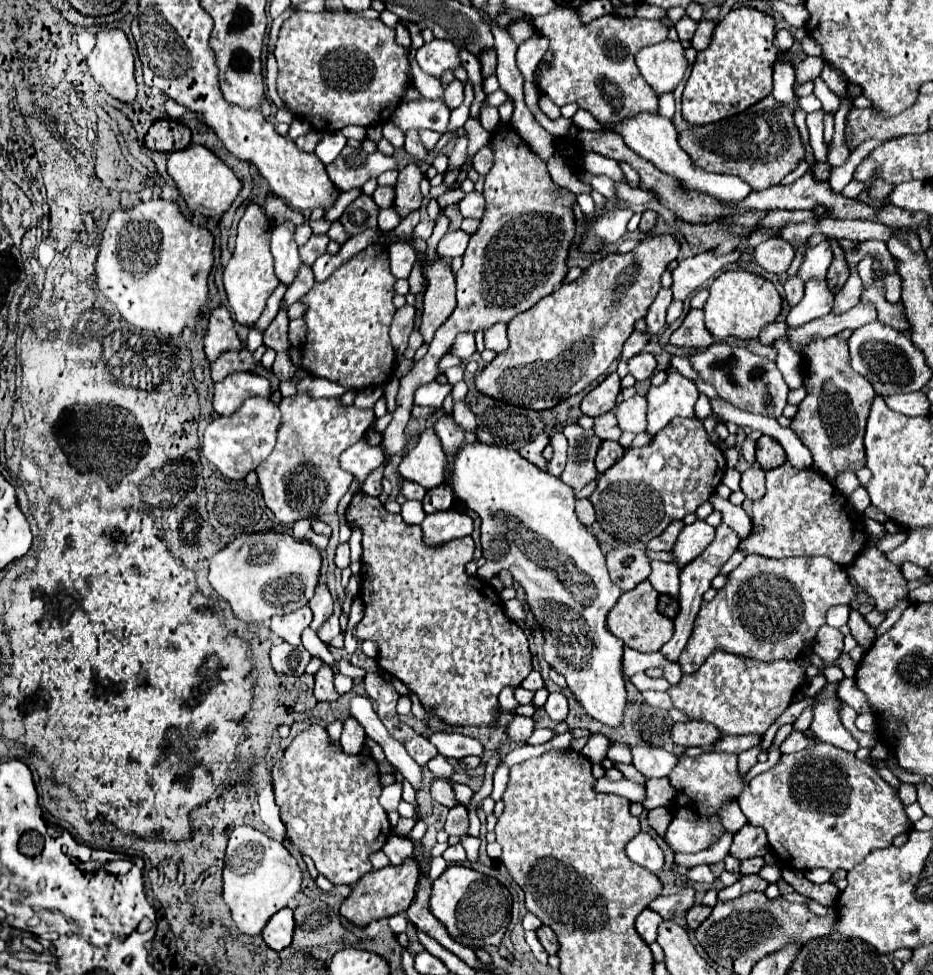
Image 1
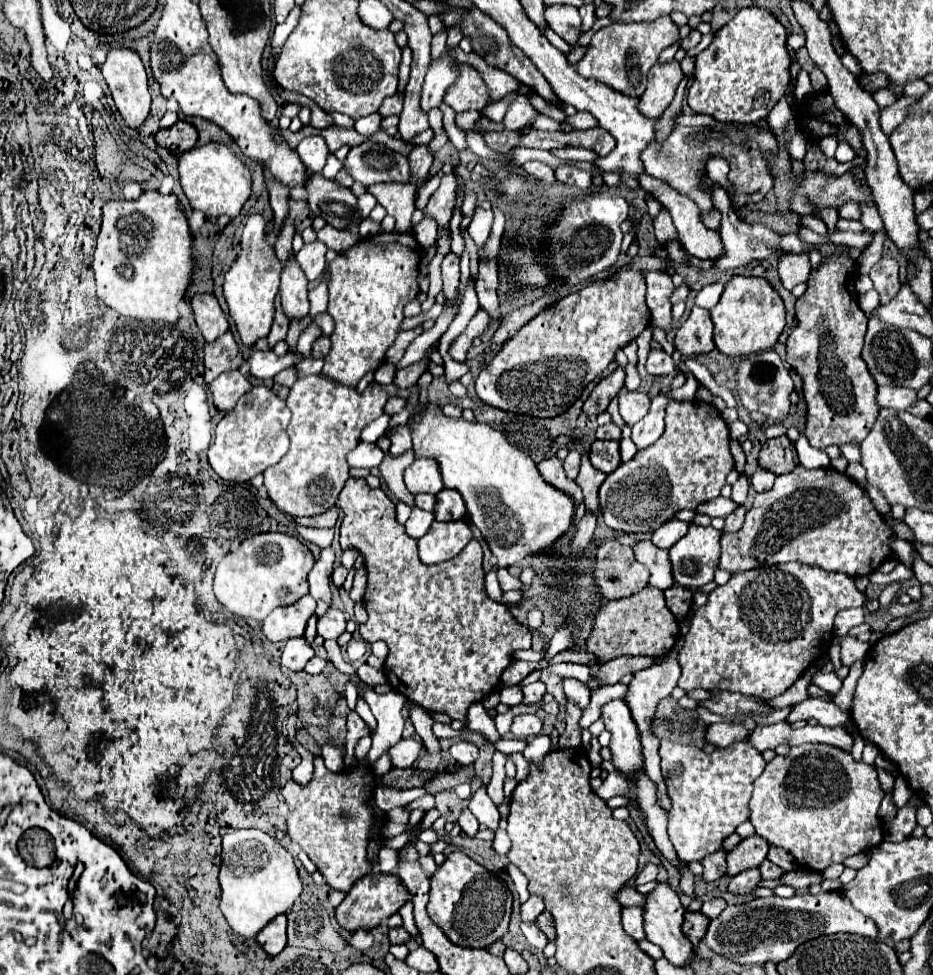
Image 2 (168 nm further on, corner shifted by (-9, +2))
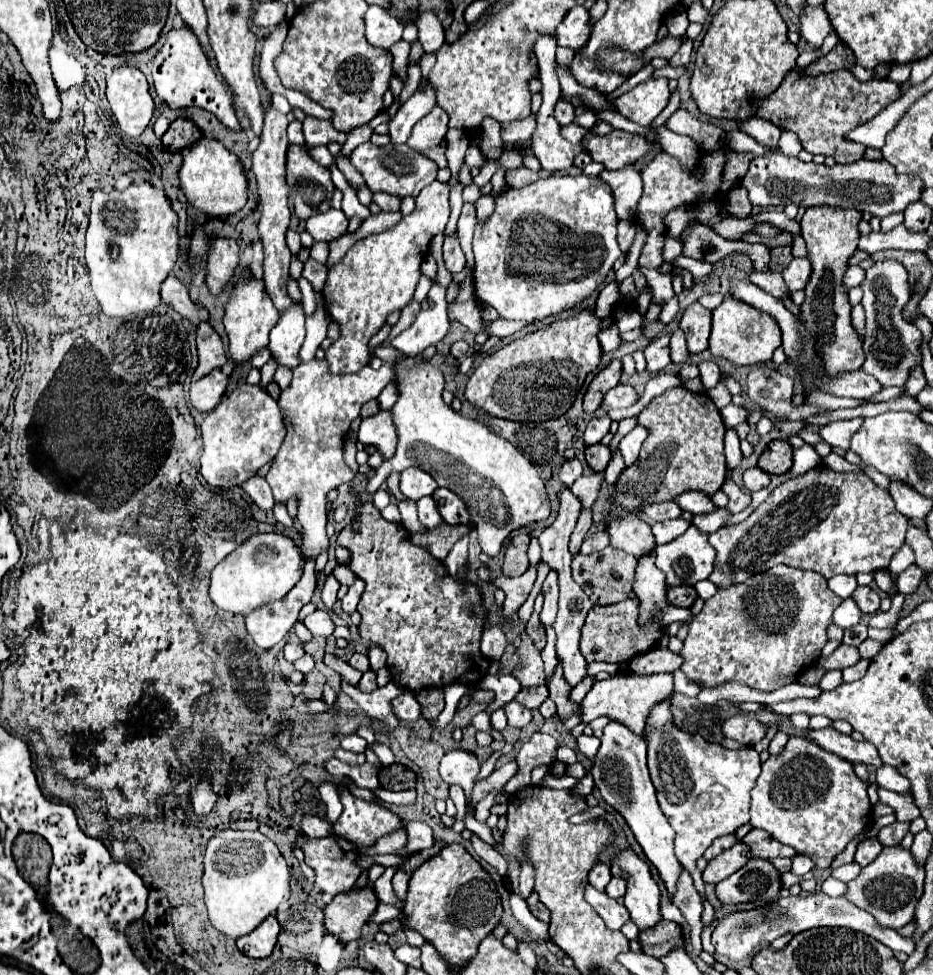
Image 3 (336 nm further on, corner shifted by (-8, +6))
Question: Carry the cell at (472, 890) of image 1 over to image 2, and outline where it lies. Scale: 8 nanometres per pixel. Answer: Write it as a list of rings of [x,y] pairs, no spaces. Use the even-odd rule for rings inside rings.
[[[460,850],[450,852],[444,864],[430,876],[428,916],[456,946],[488,948],[506,934],[510,910],[512,894],[508,886]]]

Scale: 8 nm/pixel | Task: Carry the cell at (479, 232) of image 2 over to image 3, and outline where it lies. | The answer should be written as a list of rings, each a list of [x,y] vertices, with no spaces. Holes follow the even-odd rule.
[[[551,176],[545,180],[537,180],[533,184],[527,184],[523,188],[509,188],[503,196],[499,196],[495,200],[495,212],[485,220],[485,222],[477,222],[475,224],[475,236],[473,236],[473,252],[475,252],[475,292],[477,298],[491,304],[501,318],[507,320],[543,320],[549,314],[557,314],[565,308],[571,308],[575,304],[579,304],[581,300],[585,300],[599,284],[605,282],[609,270],[613,268],[615,260],[621,256],[621,250],[617,246],[617,214],[615,214],[615,198],[611,192],[611,186],[601,180],[599,176]]]

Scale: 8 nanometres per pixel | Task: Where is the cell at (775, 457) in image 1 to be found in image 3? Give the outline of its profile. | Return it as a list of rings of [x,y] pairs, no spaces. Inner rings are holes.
[[[773,440],[759,456],[759,468],[767,474],[787,474],[793,466],[793,448],[787,440]]]

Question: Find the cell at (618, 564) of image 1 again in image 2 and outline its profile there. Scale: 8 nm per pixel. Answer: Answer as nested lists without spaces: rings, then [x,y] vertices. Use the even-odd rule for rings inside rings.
[[[606,540],[596,552],[592,580],[594,590],[604,600],[620,600],[640,592],[648,584],[648,570],[634,558],[630,546]]]

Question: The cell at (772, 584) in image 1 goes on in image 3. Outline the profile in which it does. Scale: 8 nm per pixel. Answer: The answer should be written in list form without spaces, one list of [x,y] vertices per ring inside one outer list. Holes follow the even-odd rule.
[[[777,564],[767,572],[753,574],[741,584],[731,584],[717,590],[715,596],[705,600],[703,610],[691,620],[689,634],[685,638],[681,670],[685,676],[705,688],[715,688],[725,682],[741,682],[761,692],[773,692],[781,686],[791,684],[801,672],[809,670],[827,644],[827,628],[833,622],[833,610],[843,602],[835,592],[829,590],[827,580],[811,570],[799,570]]]

